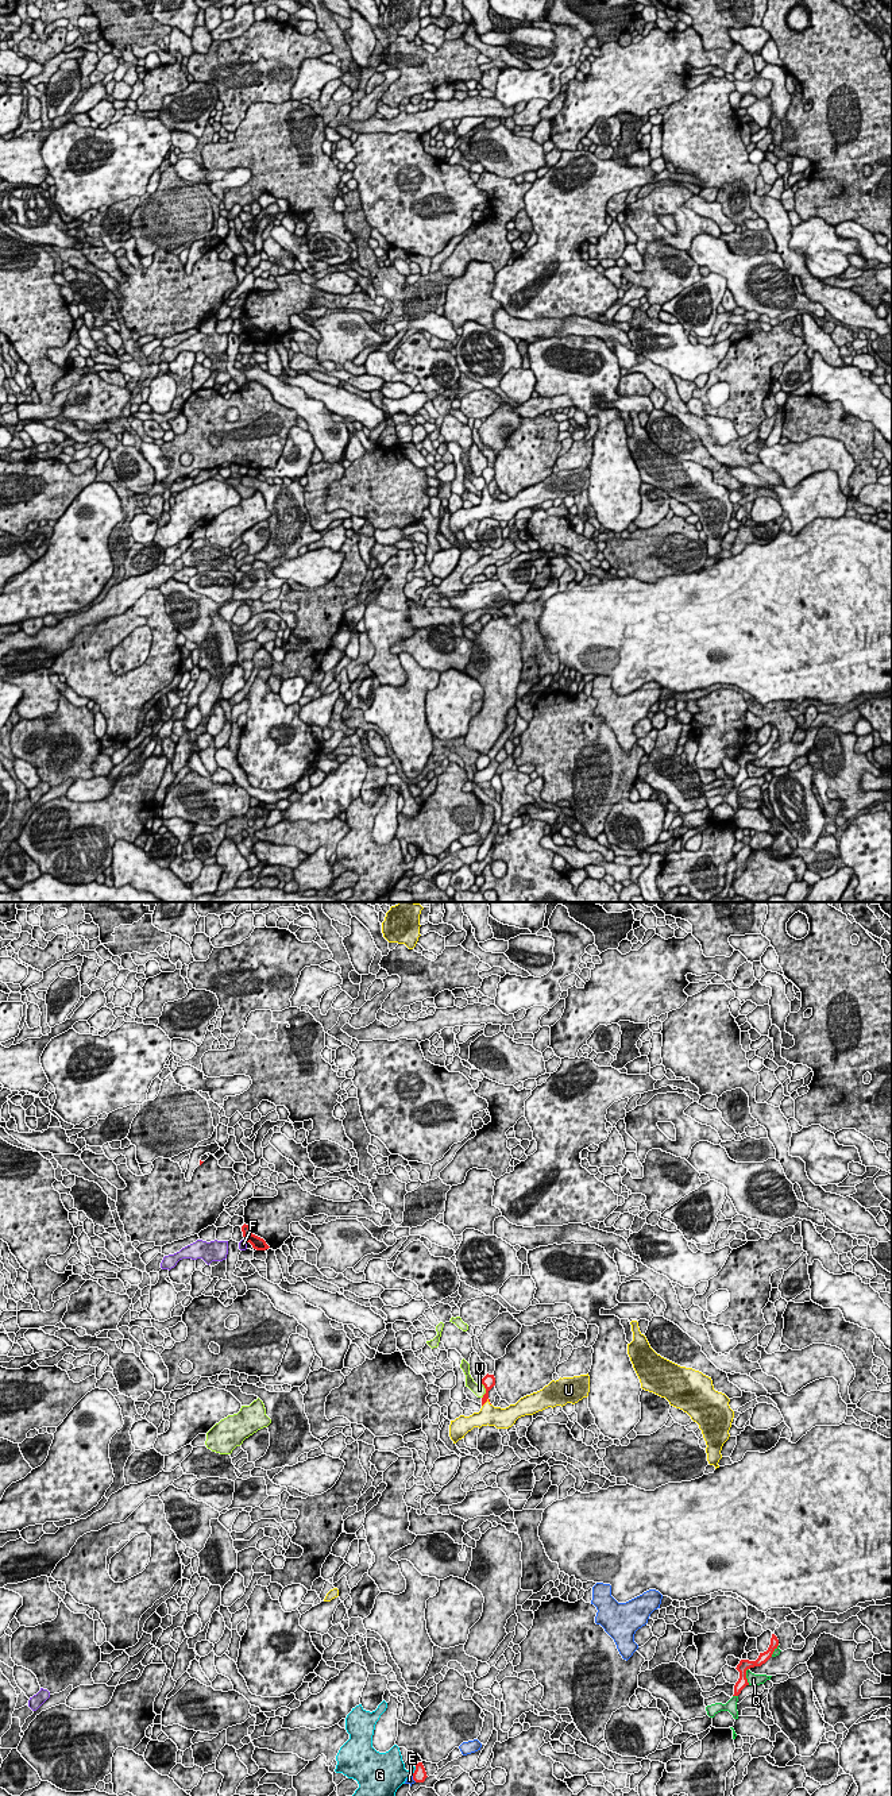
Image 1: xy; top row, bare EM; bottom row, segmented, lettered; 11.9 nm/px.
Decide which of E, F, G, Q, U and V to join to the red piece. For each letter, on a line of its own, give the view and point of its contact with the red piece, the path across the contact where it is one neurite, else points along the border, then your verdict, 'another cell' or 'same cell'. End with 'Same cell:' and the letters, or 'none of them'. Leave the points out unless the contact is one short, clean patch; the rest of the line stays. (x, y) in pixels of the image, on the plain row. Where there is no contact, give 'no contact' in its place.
E: contact xy (413, 871); another cell
F: contact xy (246, 332); border xy (244, 331), (247, 334); another cell
G: contact xy (414, 863); another cell
Q: contact xy (745, 769); another cell
U: contact xy (486, 493); same cell
V: contact xy (486, 484); border xy (482, 476), (485, 481), (482, 490); another cell
Same cell: U

